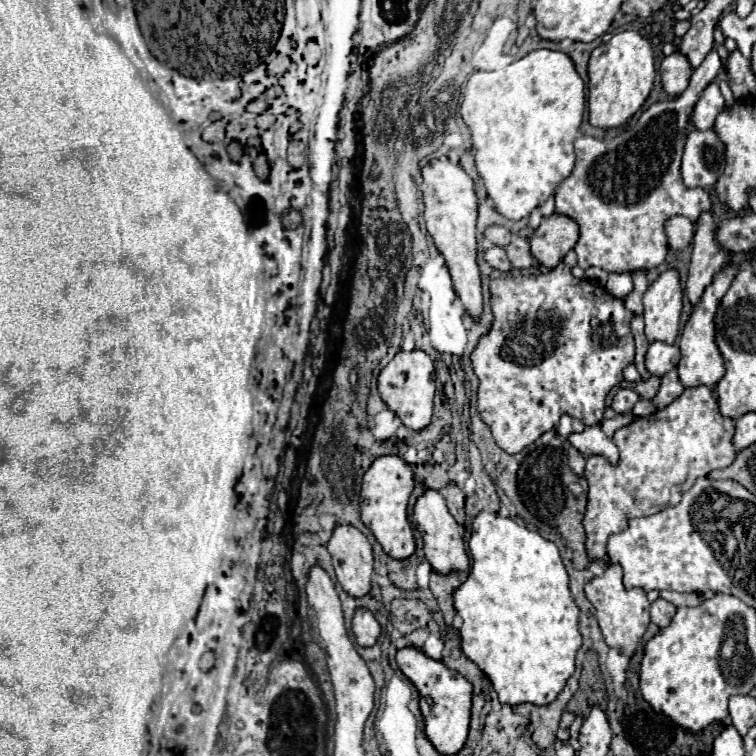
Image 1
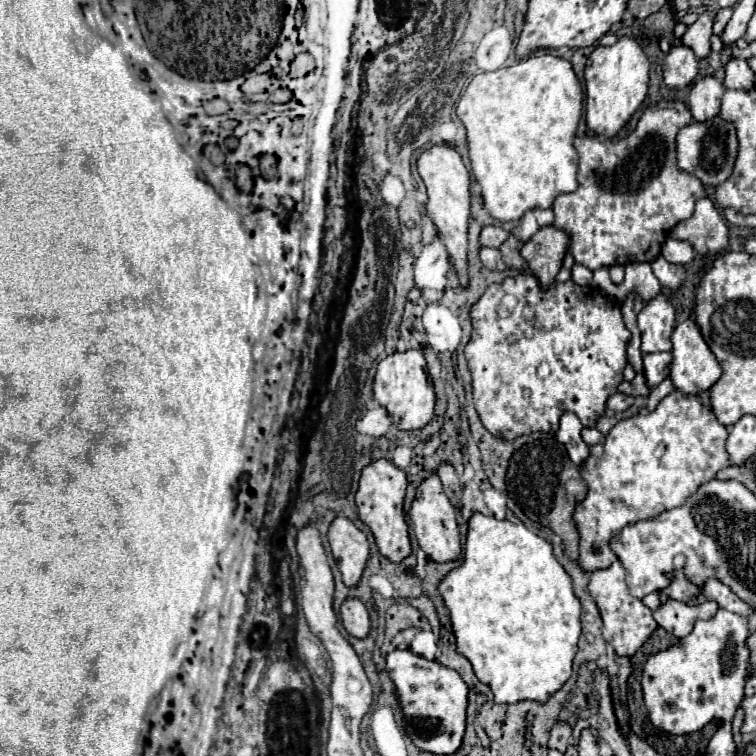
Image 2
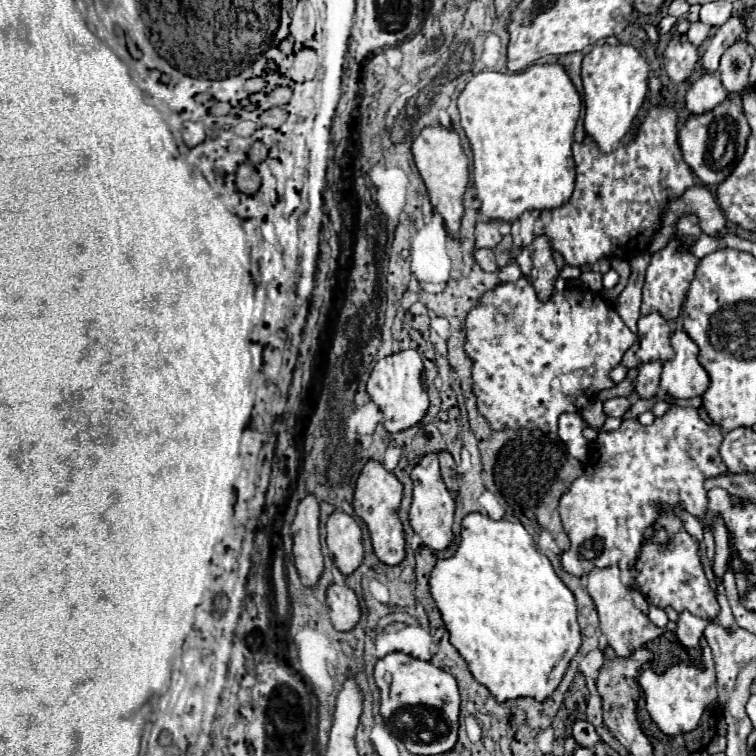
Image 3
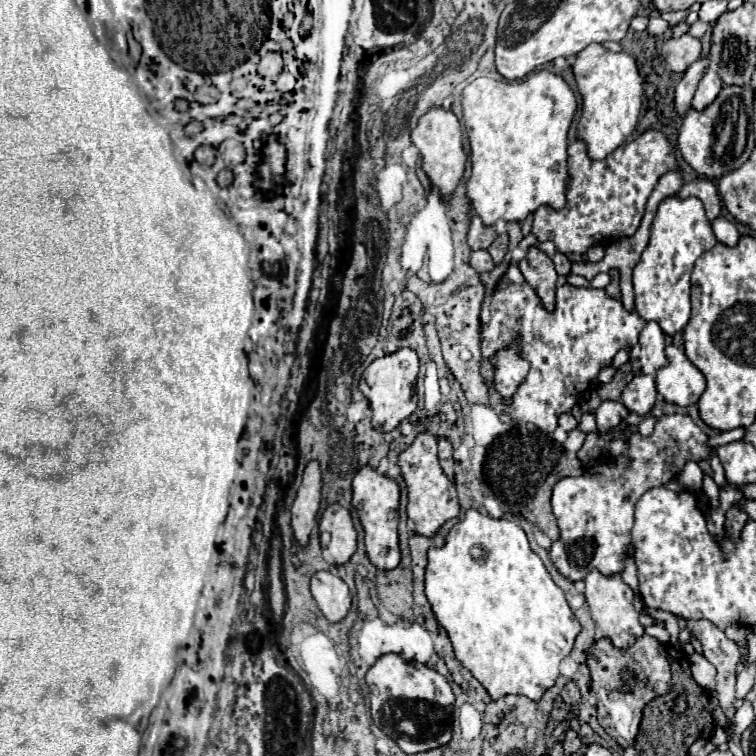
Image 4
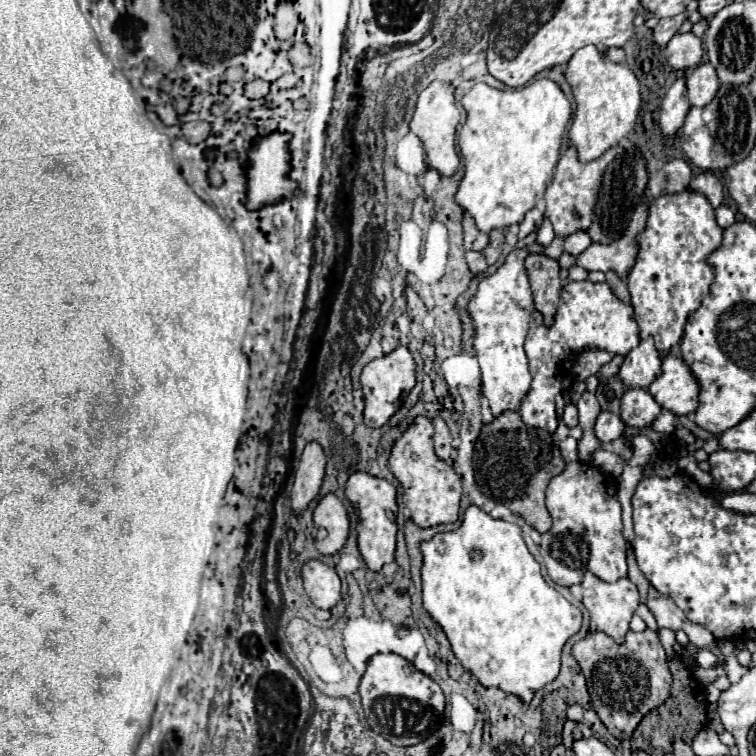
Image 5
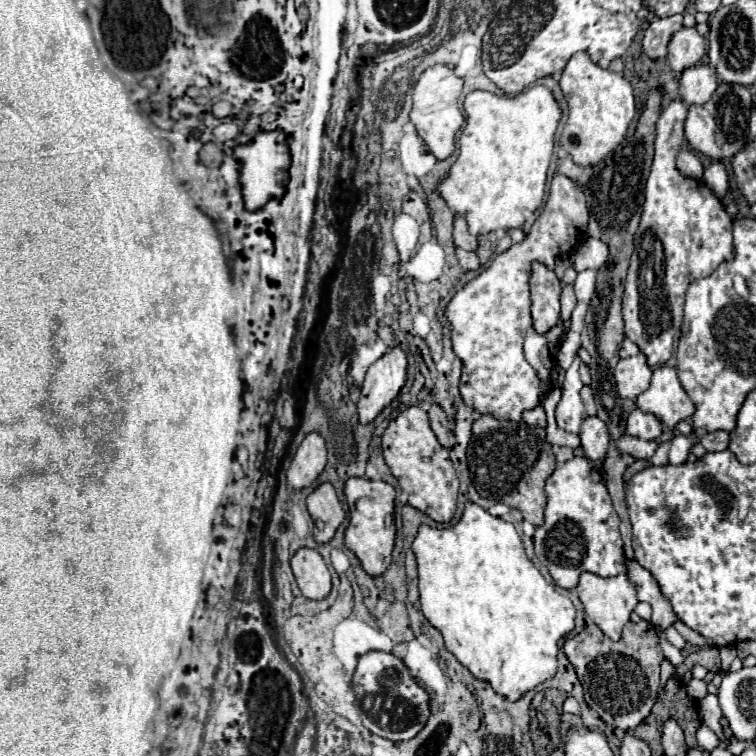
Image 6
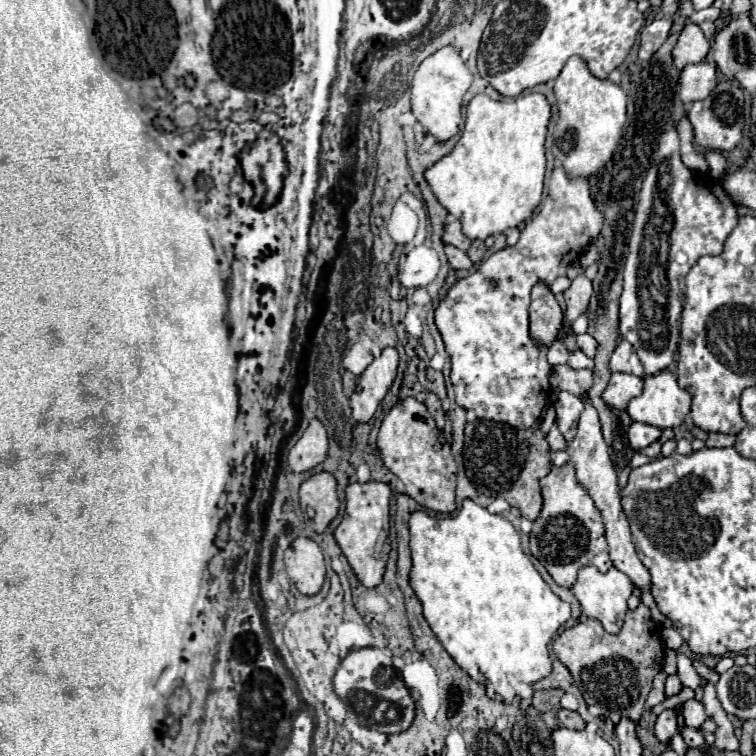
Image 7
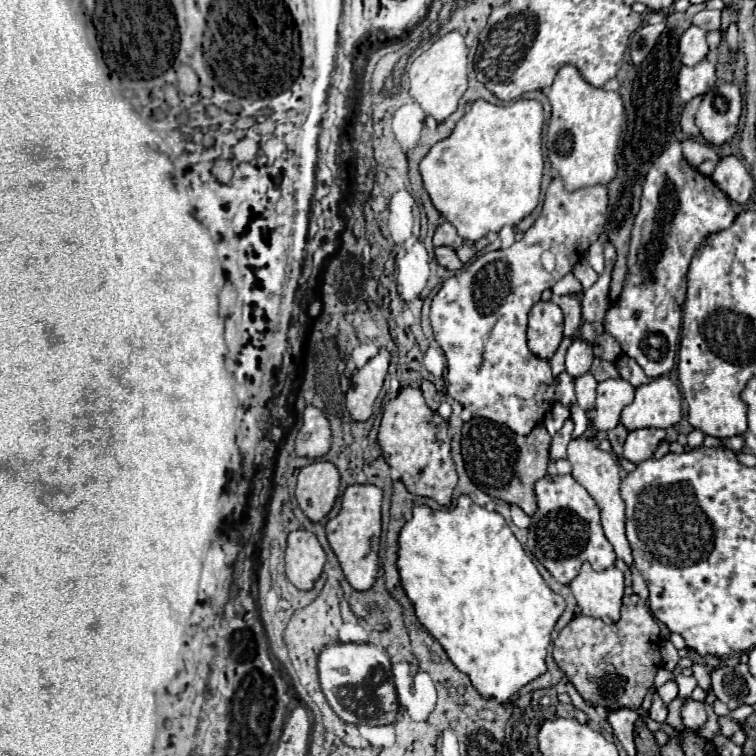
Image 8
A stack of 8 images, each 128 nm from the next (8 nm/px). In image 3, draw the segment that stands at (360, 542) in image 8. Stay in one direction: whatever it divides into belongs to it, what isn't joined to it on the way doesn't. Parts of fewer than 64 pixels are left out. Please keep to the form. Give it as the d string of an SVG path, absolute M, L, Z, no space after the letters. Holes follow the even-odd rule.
M370 460L362 468L362 472L356 480L354 512L368 526L374 554L378 556L380 562L384 562L388 566L396 566L404 560L404 530L402 530L402 522L398 518L400 500L402 500L402 484L398 482L398 478L392 472L388 472L380 462Z

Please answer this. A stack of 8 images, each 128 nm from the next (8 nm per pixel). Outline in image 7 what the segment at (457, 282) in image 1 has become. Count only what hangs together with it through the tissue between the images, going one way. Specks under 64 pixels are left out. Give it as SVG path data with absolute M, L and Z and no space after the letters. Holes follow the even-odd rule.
M444 46L436 50L414 72L410 86L412 112L416 120L424 126L424 130L430 132L438 142L444 142L458 132L458 124L462 120L460 116L462 96L466 94L470 84L472 84L472 74L454 46Z

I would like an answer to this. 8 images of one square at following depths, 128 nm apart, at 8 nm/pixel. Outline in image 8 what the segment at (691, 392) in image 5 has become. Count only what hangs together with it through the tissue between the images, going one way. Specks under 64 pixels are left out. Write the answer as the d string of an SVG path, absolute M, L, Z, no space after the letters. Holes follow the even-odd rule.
M662 376L636 390L634 402L622 410L620 422L632 432L638 428L668 428L682 416L682 394L678 386Z

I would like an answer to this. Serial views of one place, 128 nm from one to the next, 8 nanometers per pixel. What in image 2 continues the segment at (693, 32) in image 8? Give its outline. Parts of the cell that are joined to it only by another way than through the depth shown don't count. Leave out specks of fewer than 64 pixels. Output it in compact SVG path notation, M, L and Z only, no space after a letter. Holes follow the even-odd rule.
M674 44L664 58L664 82L668 88L686 88L698 74L698 56L684 44Z

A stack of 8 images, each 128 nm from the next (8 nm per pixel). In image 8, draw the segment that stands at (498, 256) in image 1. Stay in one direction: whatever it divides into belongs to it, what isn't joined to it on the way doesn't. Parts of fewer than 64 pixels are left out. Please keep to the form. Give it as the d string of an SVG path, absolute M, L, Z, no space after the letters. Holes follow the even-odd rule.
M440 246L440 248L436 248L434 254L436 254L436 262L438 262L440 266L448 268L448 270L460 270L460 268L464 266L464 264L458 260L456 252L454 252L452 248L448 248L448 246Z

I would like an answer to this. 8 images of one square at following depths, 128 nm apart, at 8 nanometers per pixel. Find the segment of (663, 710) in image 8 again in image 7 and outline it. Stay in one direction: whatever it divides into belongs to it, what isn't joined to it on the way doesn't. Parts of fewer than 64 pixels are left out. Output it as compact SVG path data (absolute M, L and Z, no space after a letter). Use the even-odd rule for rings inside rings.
M664 710L654 724L654 734L660 742L668 742L674 734L678 734L678 726L676 726L676 714L674 710Z

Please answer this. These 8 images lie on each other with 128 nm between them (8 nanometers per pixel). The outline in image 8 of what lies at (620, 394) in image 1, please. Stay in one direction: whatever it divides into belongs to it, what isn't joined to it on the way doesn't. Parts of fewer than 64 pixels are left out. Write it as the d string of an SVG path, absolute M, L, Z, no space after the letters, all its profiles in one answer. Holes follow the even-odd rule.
M586 372L576 378L576 402L584 410L588 410L592 408L594 400L596 400L596 378L590 372ZM588 428L584 432L584 436L572 440L568 444L568 462L572 464L572 476L578 484L582 484L590 496L594 498L594 502L598 504L600 512L602 512L602 526L604 526L604 534L610 540L610 544L614 546L614 552L620 560L624 560L628 566L632 566L632 550L630 544L626 540L624 534L624 500L620 498L620 468L616 464L616 460L612 458L612 454L598 450L598 436L594 436L592 428Z

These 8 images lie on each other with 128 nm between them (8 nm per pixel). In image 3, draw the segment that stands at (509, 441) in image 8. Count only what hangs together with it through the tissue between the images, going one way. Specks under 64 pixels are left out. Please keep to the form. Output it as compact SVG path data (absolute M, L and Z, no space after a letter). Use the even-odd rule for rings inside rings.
M522 434L510 440L500 450L500 456L496 456L494 480L504 500L510 506L518 506L526 518L536 520L540 528L548 530L554 536L560 550L568 550L570 540L558 516L558 500L578 476L582 476L582 464L568 454L564 442L550 440L546 436L536 438L532 434Z

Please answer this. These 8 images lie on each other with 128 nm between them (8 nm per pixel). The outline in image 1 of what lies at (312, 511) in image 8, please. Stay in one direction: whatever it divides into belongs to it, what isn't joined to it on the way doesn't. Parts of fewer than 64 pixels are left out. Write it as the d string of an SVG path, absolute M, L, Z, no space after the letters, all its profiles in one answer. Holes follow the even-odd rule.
M340 524L334 528L328 542L328 552L342 588L354 598L366 596L370 592L374 572L372 546L366 536L350 524Z

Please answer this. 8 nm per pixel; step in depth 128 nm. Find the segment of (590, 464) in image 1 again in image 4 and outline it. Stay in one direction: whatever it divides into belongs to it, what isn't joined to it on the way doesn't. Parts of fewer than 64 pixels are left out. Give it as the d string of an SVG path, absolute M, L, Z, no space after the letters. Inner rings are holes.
M672 414L672 416L662 416L658 422L656 422L656 428L652 432L652 436L644 438L640 436L638 432L634 432L632 436L628 436L628 442L630 442L630 448L628 448L628 456L632 458L630 464L624 462L624 458L620 458L618 462L608 462L608 466L590 466L586 468L580 476L576 478L562 478L556 482L554 490L552 490L552 510L554 510L554 516L558 520L558 528L560 528L560 538L552 542L548 554L550 554L550 560L554 562L556 570L572 580L572 582L578 582L578 580L584 580L586 574L592 570L592 566L596 570L600 570L604 576L614 576L614 574L620 574L624 570L624 556L626 556L626 550L632 542L630 538L630 530L632 530L632 524L634 524L634 506L638 502L638 498L652 486L664 486L668 480L676 478L682 470L682 466L686 462L698 462L702 458L708 458L712 448L706 446L706 440L708 436L692 422L692 418L688 414ZM731 624L725 630L726 636L738 643L740 646L744 643L746 639L746 629L745 626L738 626L738 624Z

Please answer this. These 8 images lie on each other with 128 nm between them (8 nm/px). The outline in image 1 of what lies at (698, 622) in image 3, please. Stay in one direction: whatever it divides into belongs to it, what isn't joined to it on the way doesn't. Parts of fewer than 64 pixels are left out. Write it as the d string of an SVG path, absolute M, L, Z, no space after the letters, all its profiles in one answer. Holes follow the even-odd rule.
M658 598L656 602L652 602L650 606L650 620L654 624L658 624L660 628L666 628L670 622L672 622L672 616L676 614L676 606Z

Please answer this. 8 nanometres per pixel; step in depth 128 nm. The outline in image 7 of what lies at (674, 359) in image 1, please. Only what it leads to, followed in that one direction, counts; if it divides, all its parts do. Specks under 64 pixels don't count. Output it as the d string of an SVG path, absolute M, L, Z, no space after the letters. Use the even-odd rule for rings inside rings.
M634 422L628 430L628 442L632 446L634 452L640 452L642 448L650 446L652 442L656 442L662 436L662 430L650 424L642 424L642 422Z

